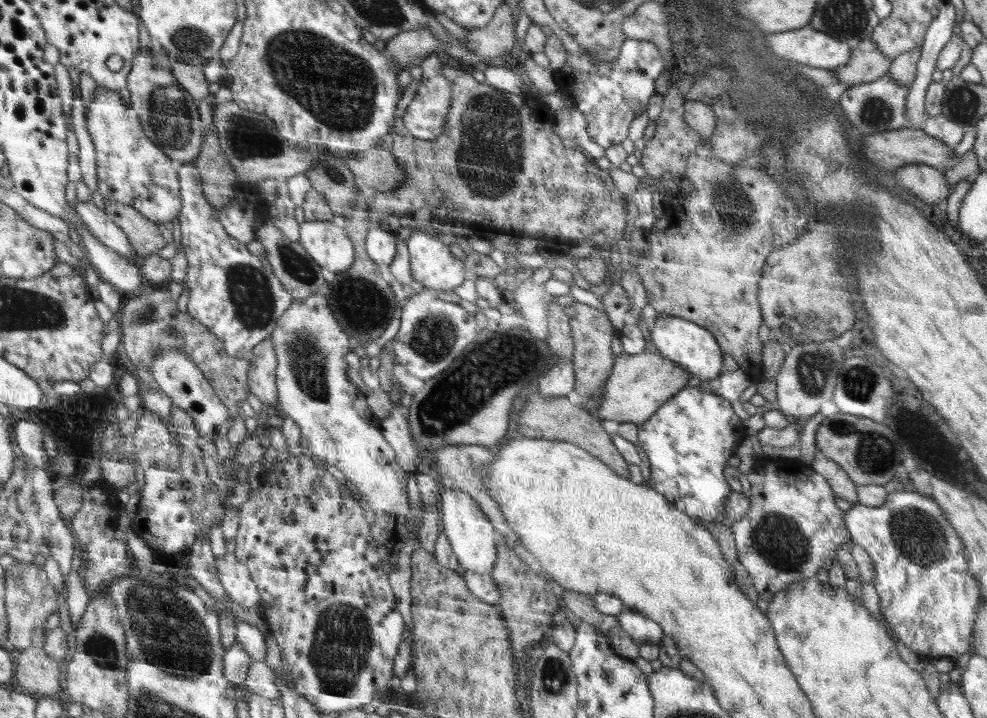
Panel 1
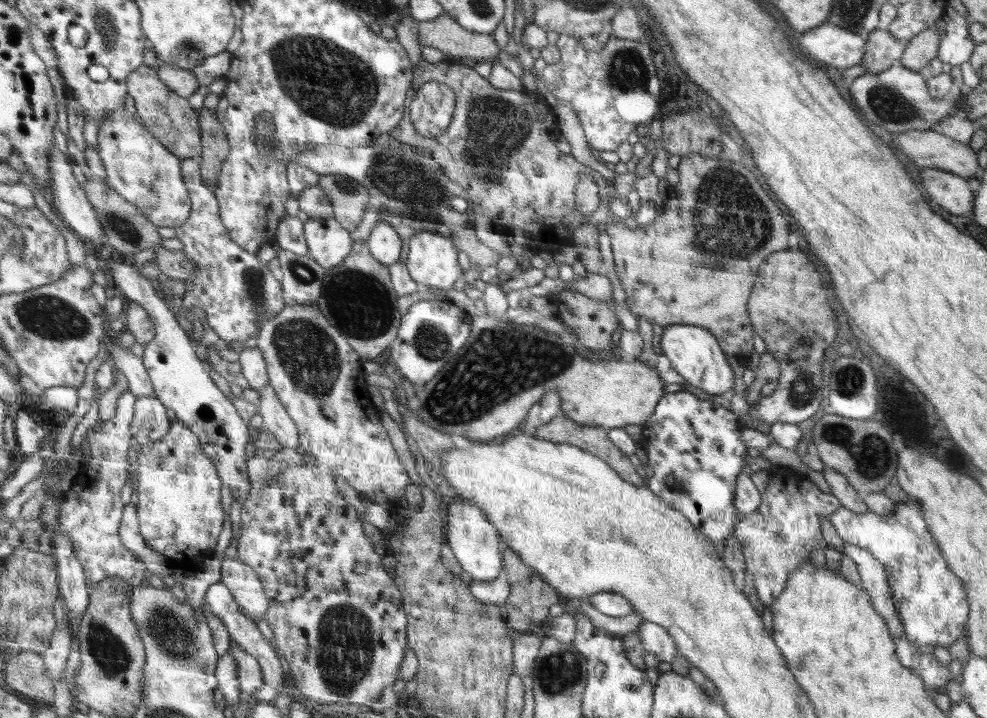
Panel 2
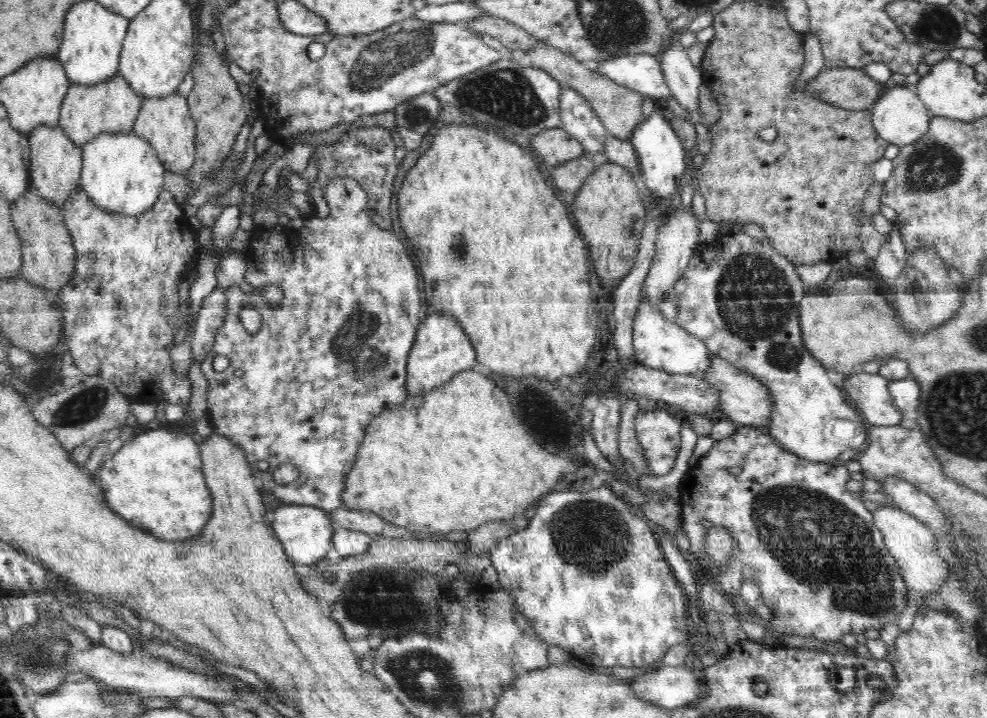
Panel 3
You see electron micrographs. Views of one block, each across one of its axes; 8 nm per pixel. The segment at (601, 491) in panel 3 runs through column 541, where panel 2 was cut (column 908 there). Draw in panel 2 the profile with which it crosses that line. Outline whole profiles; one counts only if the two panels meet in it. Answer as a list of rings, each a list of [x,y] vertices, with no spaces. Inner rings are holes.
[[[907,498],[905,502],[896,503],[894,512],[888,516],[869,510],[856,513],[841,506],[830,515],[830,522],[844,542],[868,550],[887,569],[892,601],[912,644],[950,648],[956,638],[964,634],[969,618],[967,590],[942,556],[920,504]]]

